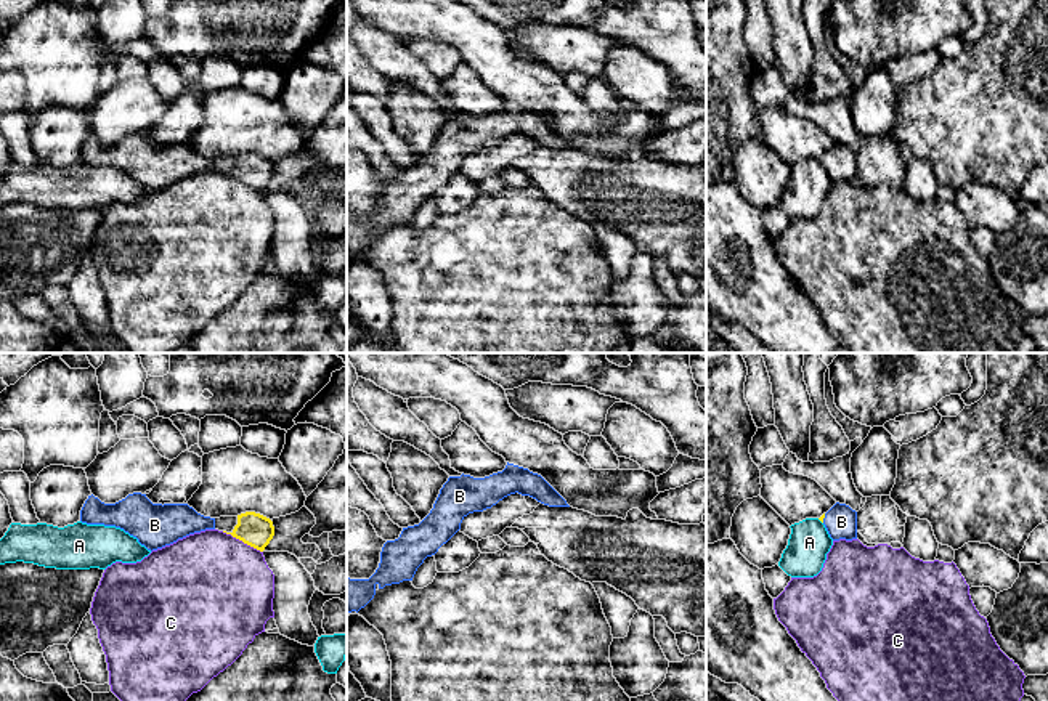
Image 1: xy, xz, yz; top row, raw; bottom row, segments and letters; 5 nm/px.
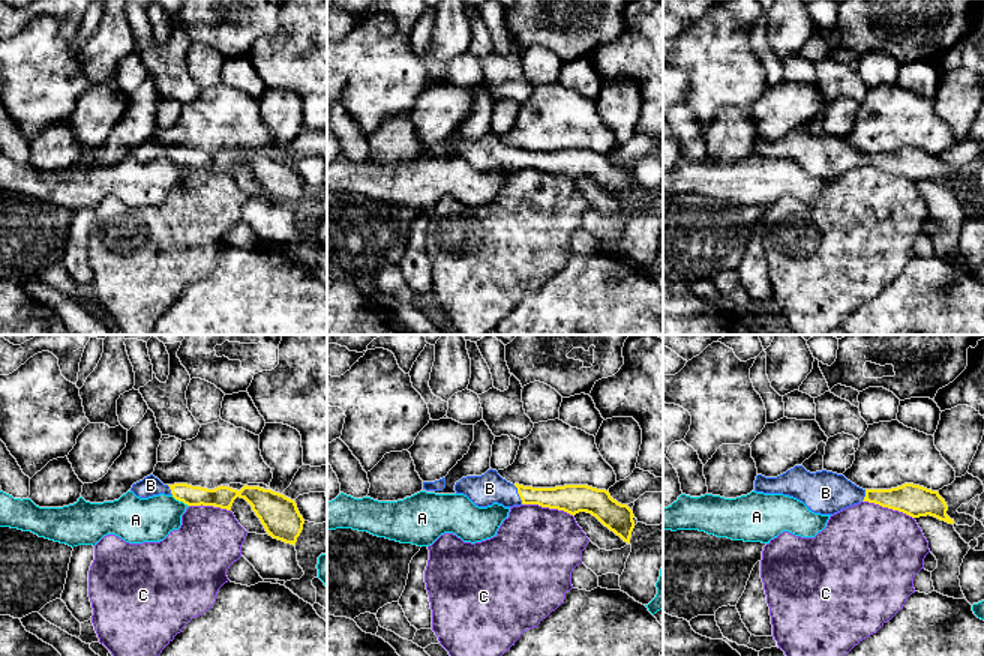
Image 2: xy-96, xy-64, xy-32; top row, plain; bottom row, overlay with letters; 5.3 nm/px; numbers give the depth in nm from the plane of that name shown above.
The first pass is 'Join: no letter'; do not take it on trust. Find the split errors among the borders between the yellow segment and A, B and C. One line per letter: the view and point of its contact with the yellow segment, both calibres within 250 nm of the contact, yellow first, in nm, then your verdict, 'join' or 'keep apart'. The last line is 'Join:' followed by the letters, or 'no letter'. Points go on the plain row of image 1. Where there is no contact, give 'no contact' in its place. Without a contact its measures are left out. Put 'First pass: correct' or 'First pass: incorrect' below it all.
A: yz (820, 161) | 20/200 nm | keep apart
B: yz (824, 158) | 20/160 nm | join
C: xy (243, 182) | 160/500 nm | keep apart
Join: B
First pass: incorrect

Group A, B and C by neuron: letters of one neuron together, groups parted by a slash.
A / B / C

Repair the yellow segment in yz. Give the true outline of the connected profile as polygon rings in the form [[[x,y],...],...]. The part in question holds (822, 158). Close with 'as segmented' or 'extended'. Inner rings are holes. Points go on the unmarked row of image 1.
[[[836,143],[818,159],[833,181],[857,180],[857,152],[846,144]]]; extended

